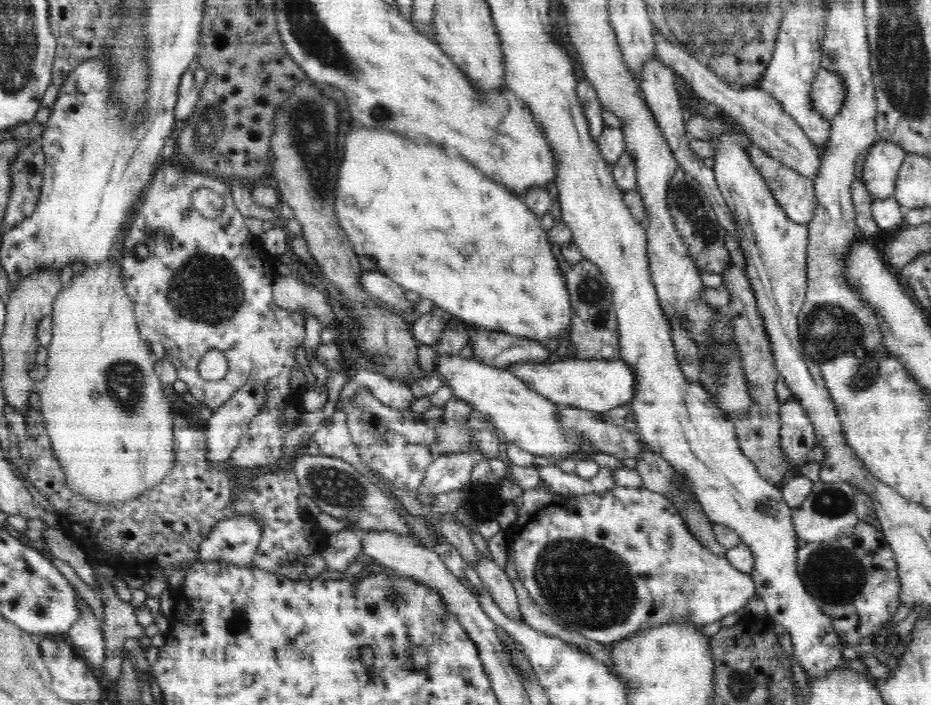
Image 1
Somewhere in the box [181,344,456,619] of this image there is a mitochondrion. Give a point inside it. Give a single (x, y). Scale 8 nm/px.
(338, 488)

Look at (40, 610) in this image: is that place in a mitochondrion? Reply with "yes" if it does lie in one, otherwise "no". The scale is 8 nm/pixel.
no

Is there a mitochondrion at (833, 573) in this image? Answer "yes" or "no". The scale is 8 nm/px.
yes

